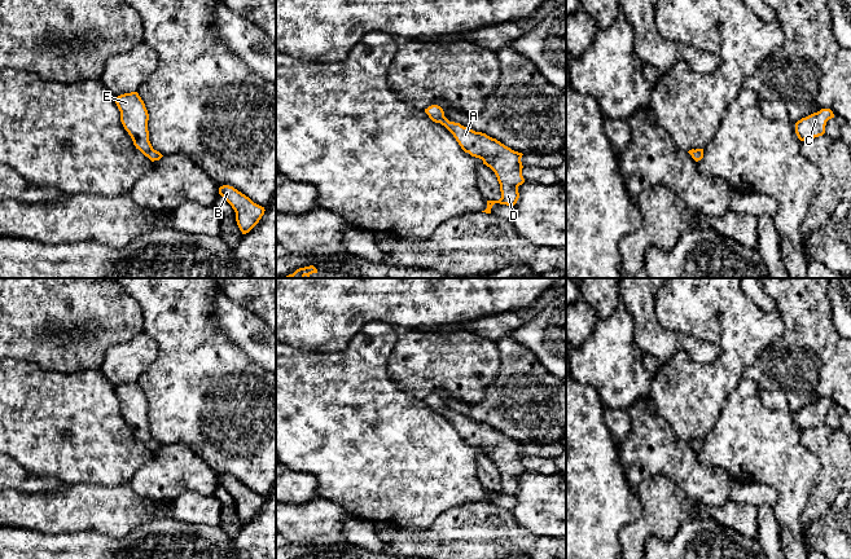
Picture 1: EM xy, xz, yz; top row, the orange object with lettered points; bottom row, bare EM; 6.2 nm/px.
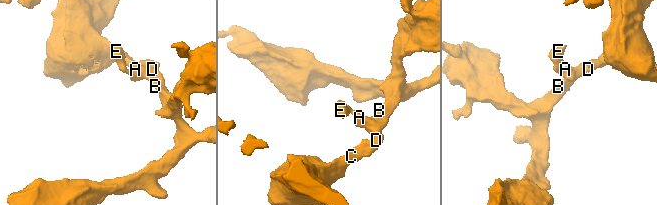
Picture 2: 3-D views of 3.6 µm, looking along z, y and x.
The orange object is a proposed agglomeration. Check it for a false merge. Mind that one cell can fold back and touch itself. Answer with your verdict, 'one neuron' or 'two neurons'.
one neuron

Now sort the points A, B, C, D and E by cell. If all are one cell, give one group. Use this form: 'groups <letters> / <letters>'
groups A B C D E

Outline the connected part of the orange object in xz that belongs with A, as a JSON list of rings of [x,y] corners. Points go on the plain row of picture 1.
[[[438,395],[429,396],[425,402],[433,411],[444,415],[465,443],[482,449],[483,454],[495,462],[500,474],[501,488],[499,490],[487,490],[487,498],[482,502],[491,503],[495,493],[513,497],[519,488],[518,476],[525,472],[521,452],[523,444],[512,440],[486,423],[449,411],[444,406],[443,399]]]

